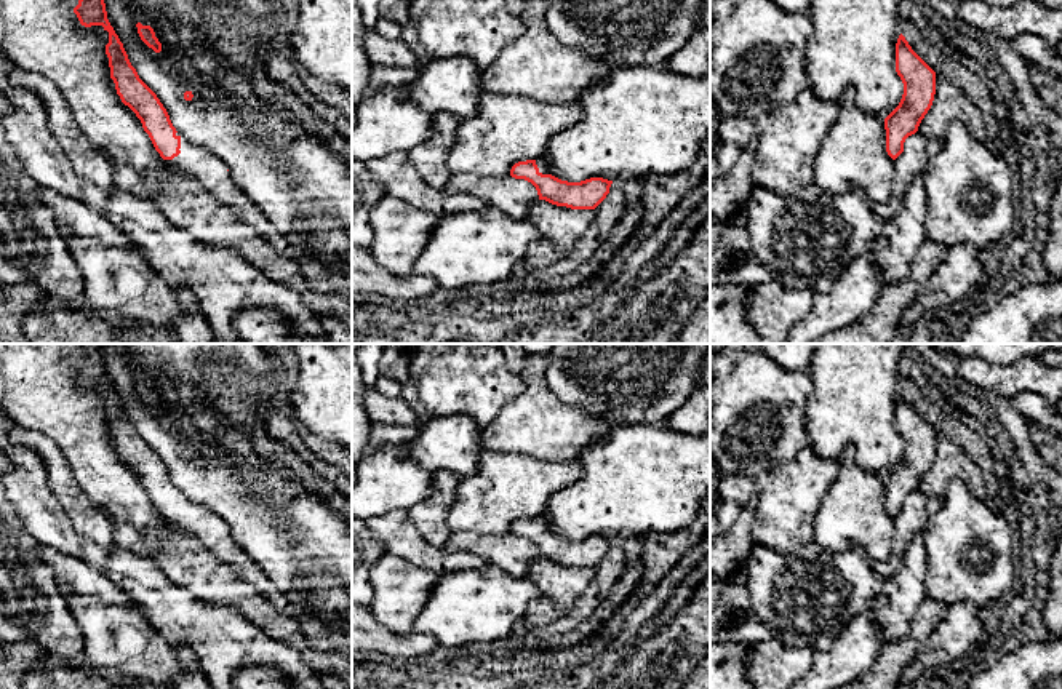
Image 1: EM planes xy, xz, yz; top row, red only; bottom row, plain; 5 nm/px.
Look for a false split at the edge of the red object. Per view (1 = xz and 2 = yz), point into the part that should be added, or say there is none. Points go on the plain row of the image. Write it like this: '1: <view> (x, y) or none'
1: xz (542, 523)
2: none

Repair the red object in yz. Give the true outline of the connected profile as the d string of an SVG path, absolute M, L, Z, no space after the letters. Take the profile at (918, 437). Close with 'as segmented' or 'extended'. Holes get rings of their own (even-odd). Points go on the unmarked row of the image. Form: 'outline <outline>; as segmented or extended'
outline M900 392L896 401L896 430L904 441L899 464L884 476L886 510L896 518L904 510L904 500L932 464L936 430L912 408Z; as segmented

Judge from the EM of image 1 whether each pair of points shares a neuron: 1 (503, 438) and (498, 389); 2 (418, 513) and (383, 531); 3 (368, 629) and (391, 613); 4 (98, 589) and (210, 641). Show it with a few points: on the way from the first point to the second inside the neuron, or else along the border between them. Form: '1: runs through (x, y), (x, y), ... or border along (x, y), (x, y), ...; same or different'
1: border along (520, 379), (523, 389), (483, 429); different
2: border along (407, 510), (415, 528), (434, 545); different
3: border along (368, 606), (391, 632), (400, 635), (411, 633); different
4: border along (114, 584), (143, 613); different

